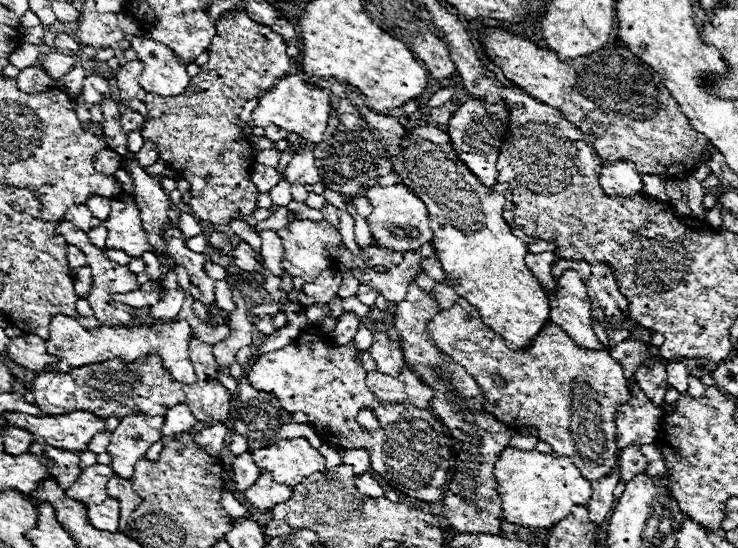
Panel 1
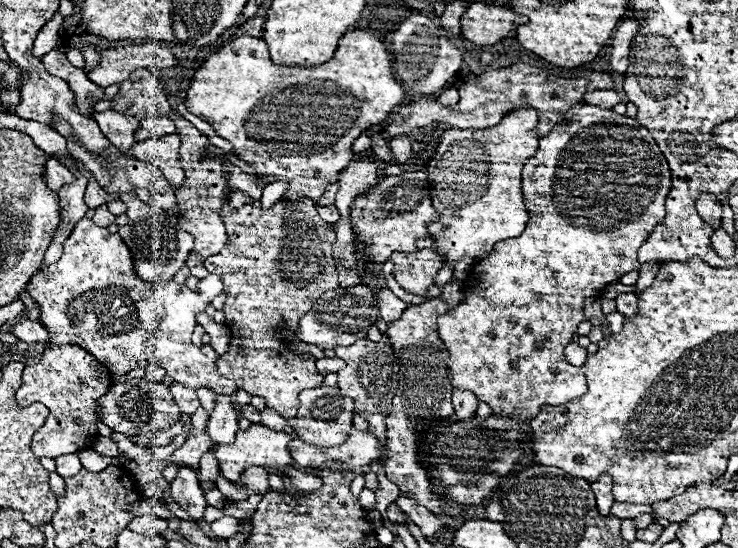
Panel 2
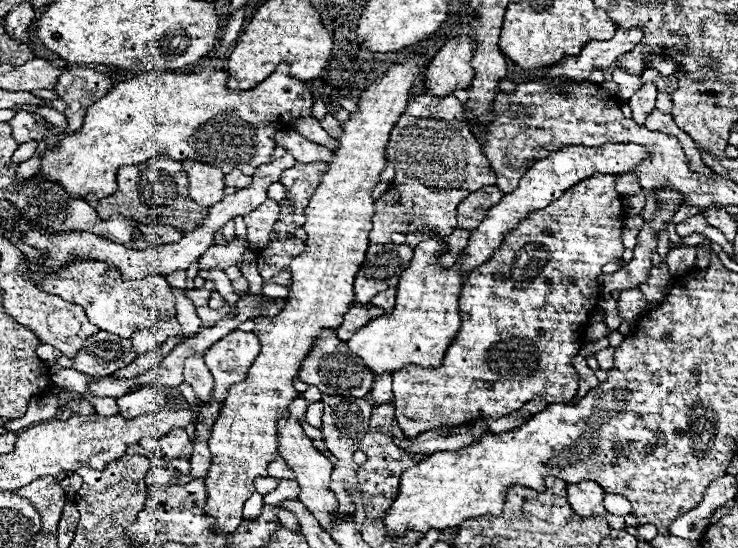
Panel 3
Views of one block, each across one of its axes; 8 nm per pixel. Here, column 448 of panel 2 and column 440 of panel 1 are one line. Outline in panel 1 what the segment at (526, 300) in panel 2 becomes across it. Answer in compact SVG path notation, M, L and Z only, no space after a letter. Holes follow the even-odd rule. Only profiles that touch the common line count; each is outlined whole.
M458 298L452 308L440 310L432 316L432 322L426 324L428 338L436 344L436 348L452 358L452 362L460 364L476 384L482 388L486 398L484 410L492 414L496 420L516 428L516 426L536 426L538 438L552 446L554 456L568 456L582 472L586 480L600 480L612 472L616 466L616 424L614 414L616 406L628 400L628 382L624 378L622 366L610 356L610 350L586 350L580 348L560 326L554 322L546 322L546 326L536 334L532 344L522 350L510 350L494 330L490 330L476 308L472 308L464 298Z

